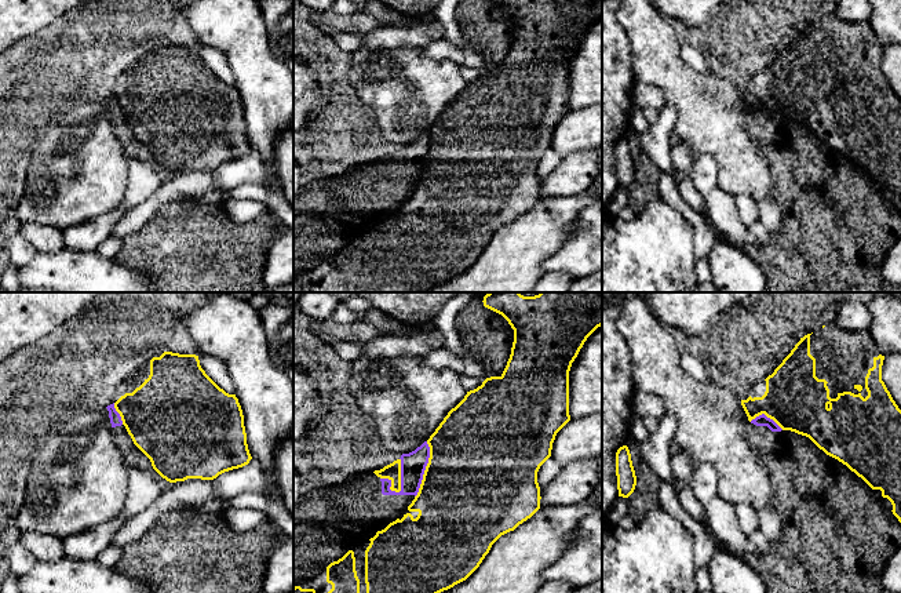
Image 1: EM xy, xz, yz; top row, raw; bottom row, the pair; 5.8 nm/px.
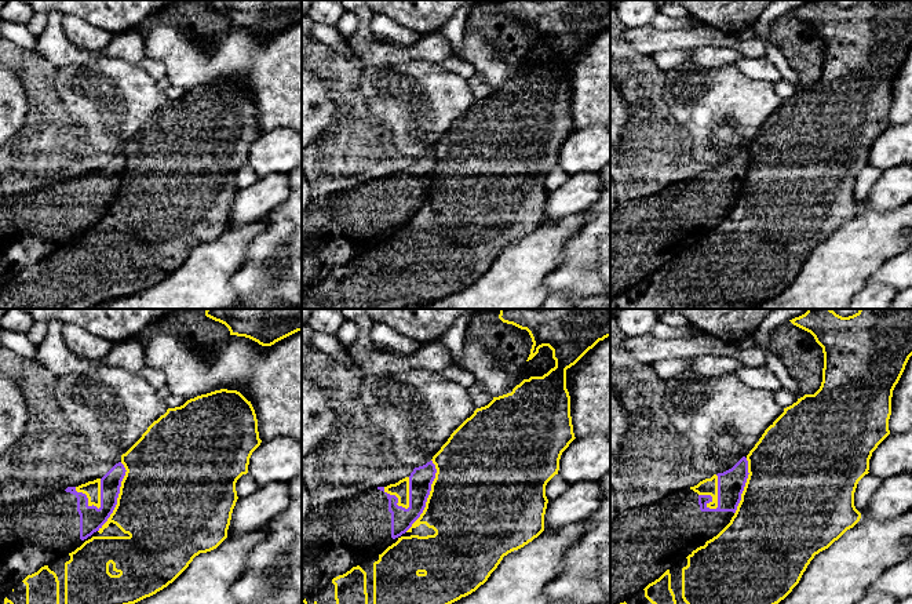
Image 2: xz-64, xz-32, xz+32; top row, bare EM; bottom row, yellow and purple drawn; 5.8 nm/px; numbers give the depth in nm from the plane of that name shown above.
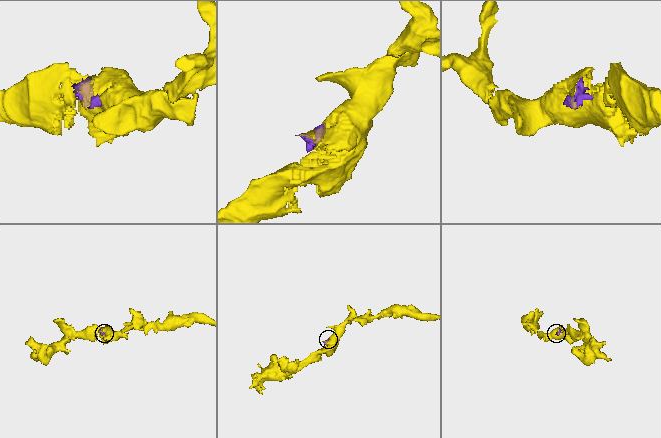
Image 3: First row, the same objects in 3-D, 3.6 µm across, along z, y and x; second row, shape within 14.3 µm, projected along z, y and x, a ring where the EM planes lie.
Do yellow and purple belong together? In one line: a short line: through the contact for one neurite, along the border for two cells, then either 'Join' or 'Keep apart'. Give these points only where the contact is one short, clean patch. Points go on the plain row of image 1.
Keep apart

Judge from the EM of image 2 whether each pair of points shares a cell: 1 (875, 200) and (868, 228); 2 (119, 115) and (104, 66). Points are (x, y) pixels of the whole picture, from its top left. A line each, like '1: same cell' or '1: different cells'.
1: different cells
2: same cell

